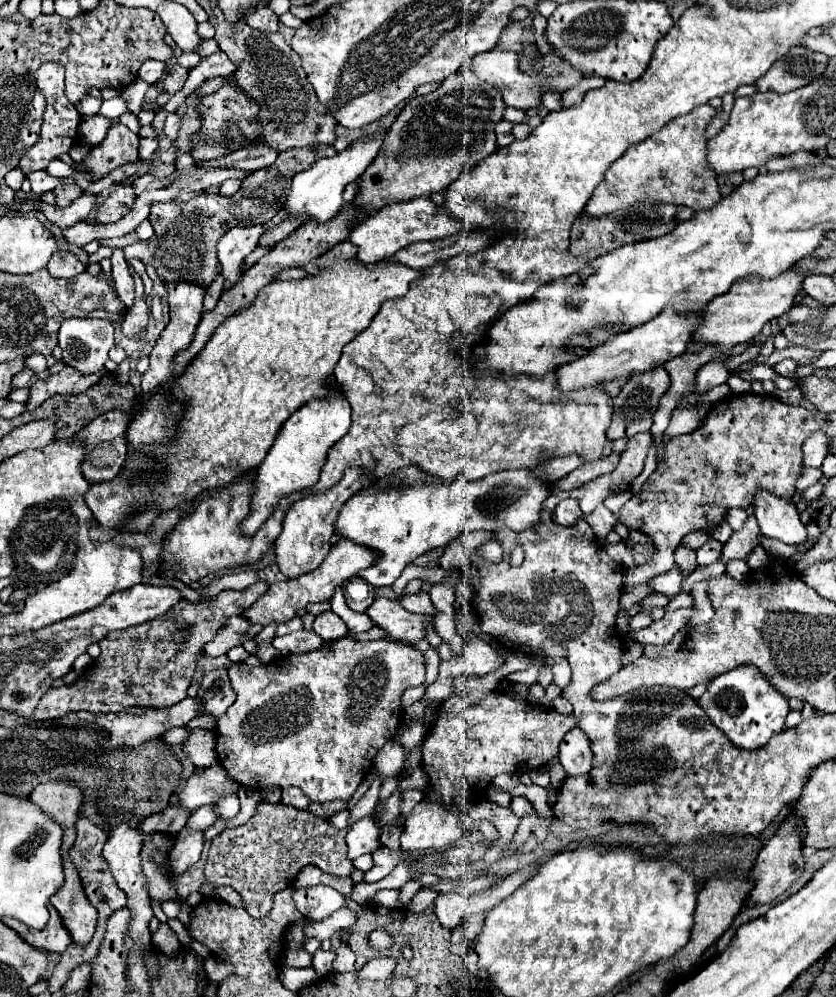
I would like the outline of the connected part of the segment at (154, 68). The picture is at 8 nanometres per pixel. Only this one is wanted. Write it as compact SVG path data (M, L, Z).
M146 60L138 72L138 78L142 78L144 82L156 84L158 80L162 80L162 76L166 74L166 64L160 60Z

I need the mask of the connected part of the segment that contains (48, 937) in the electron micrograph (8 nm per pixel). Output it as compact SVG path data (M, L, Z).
M50 908L50 924L46 926L46 932L34 932L34 928L26 928L26 924L18 924L18 920L2 920L6 926L10 926L12 930L16 930L20 934L20 938L24 938L28 944L32 944L38 950L44 952L54 952L54 954L62 954L70 944L72 944L72 936L66 930L60 914L56 912L56 908Z

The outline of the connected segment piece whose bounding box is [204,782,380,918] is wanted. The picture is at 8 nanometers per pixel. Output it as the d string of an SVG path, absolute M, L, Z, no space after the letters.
M374 782L370 790L350 808L350 820L344 830L332 826L326 818L320 818L308 810L298 810L286 804L260 802L256 814L238 828L226 828L212 840L212 848L206 860L206 884L216 888L232 886L248 902L248 914L254 918L266 916L270 912L270 900L282 888L288 888L298 878L298 872L314 864L320 870L334 876L350 876L354 870L352 862L346 858L346 834L348 828L370 816L378 800L380 784Z

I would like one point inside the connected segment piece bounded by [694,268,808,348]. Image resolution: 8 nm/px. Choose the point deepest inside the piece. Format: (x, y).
(733, 318)

